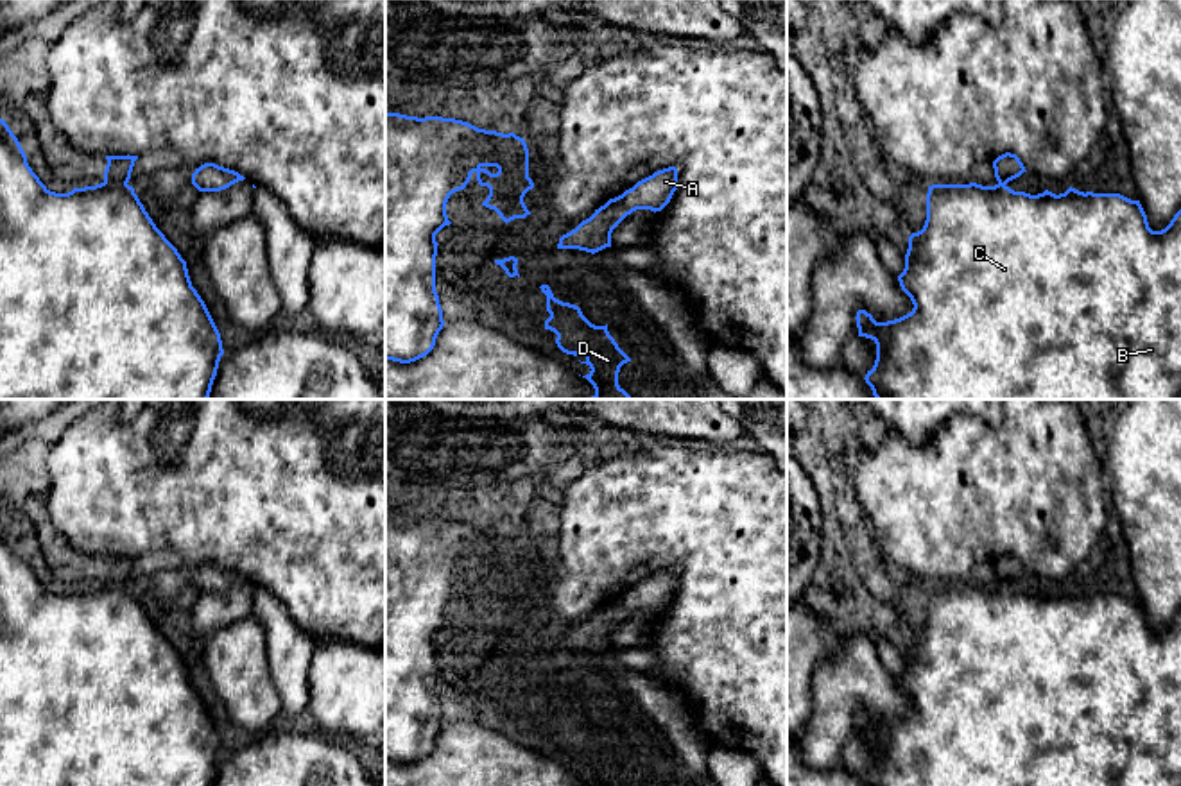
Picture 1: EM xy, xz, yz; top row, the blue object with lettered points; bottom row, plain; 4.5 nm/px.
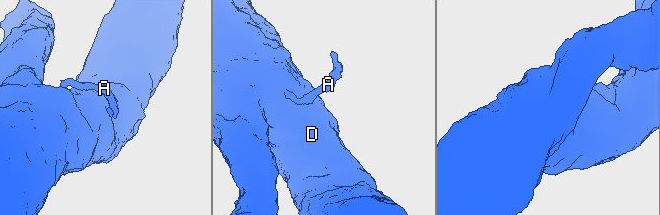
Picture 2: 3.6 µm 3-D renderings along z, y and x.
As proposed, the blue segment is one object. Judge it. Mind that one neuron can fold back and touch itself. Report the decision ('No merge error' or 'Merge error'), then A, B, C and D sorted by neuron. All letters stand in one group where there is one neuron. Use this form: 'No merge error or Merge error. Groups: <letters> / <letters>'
Merge error. Groups: A / B C D

